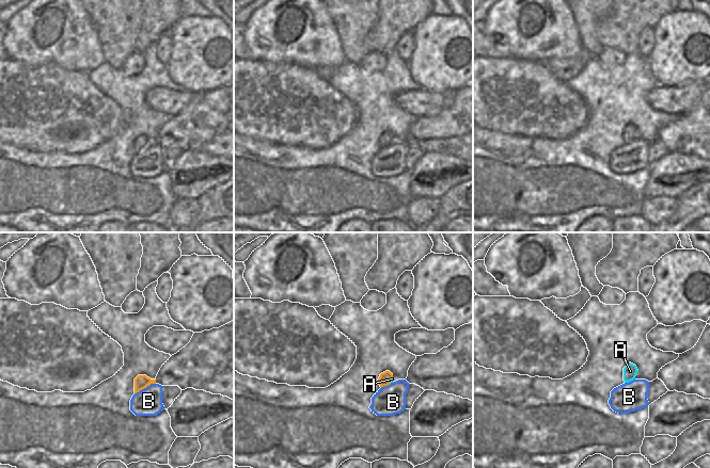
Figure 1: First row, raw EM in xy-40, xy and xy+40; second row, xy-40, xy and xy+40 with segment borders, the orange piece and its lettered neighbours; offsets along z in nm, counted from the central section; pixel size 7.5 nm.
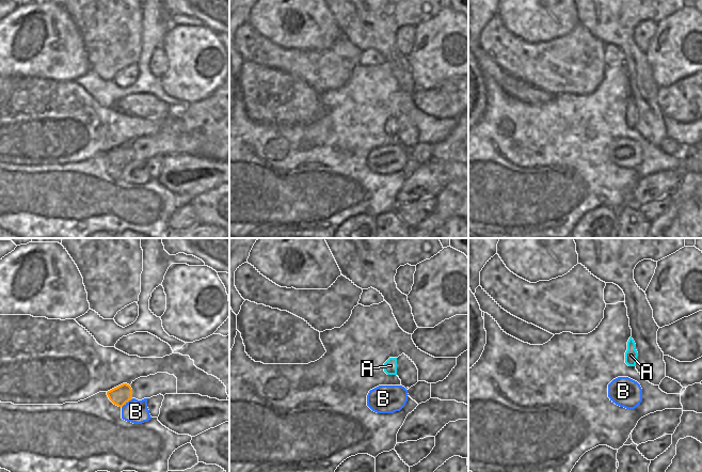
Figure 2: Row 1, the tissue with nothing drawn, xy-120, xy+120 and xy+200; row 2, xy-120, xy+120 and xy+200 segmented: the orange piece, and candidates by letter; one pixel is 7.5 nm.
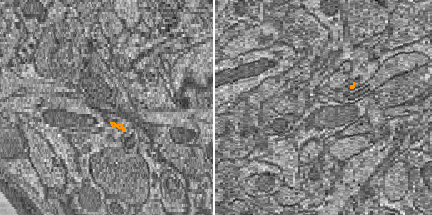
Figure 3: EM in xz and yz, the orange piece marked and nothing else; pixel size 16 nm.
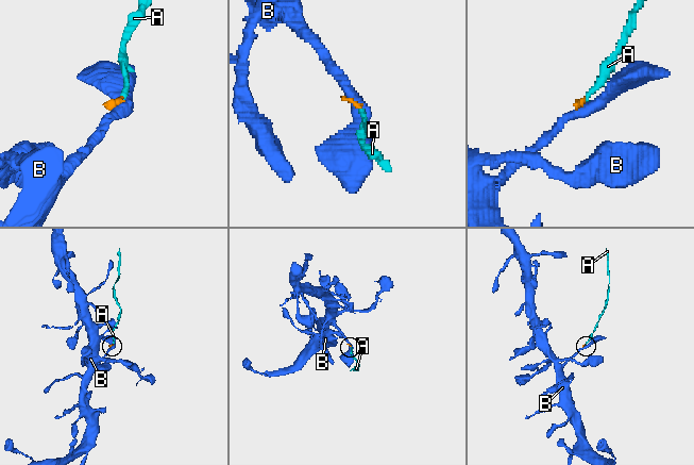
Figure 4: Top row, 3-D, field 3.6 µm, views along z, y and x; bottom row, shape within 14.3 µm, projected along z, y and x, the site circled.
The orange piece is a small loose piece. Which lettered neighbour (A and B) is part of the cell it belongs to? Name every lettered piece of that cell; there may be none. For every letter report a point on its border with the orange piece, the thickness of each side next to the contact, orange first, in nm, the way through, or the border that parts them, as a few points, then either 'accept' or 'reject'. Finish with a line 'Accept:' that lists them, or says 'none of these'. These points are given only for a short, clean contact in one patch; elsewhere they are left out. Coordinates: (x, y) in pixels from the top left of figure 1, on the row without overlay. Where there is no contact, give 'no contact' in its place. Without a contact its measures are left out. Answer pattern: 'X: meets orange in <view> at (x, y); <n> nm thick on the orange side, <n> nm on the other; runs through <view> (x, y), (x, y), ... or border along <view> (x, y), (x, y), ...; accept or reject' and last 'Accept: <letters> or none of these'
A: meets orange in xy at (390, 142); 90 nm thick on the orange side, 20 nm on the other; runs through xy (384, 140), (390, 142), (392, 140); accept
B: meets orange in xy-40 at (144, 148); 110 nm thick on the orange side, 200 nm on the other; border along xy-40 (155, 144), (135, 155); reject
Accept: A

